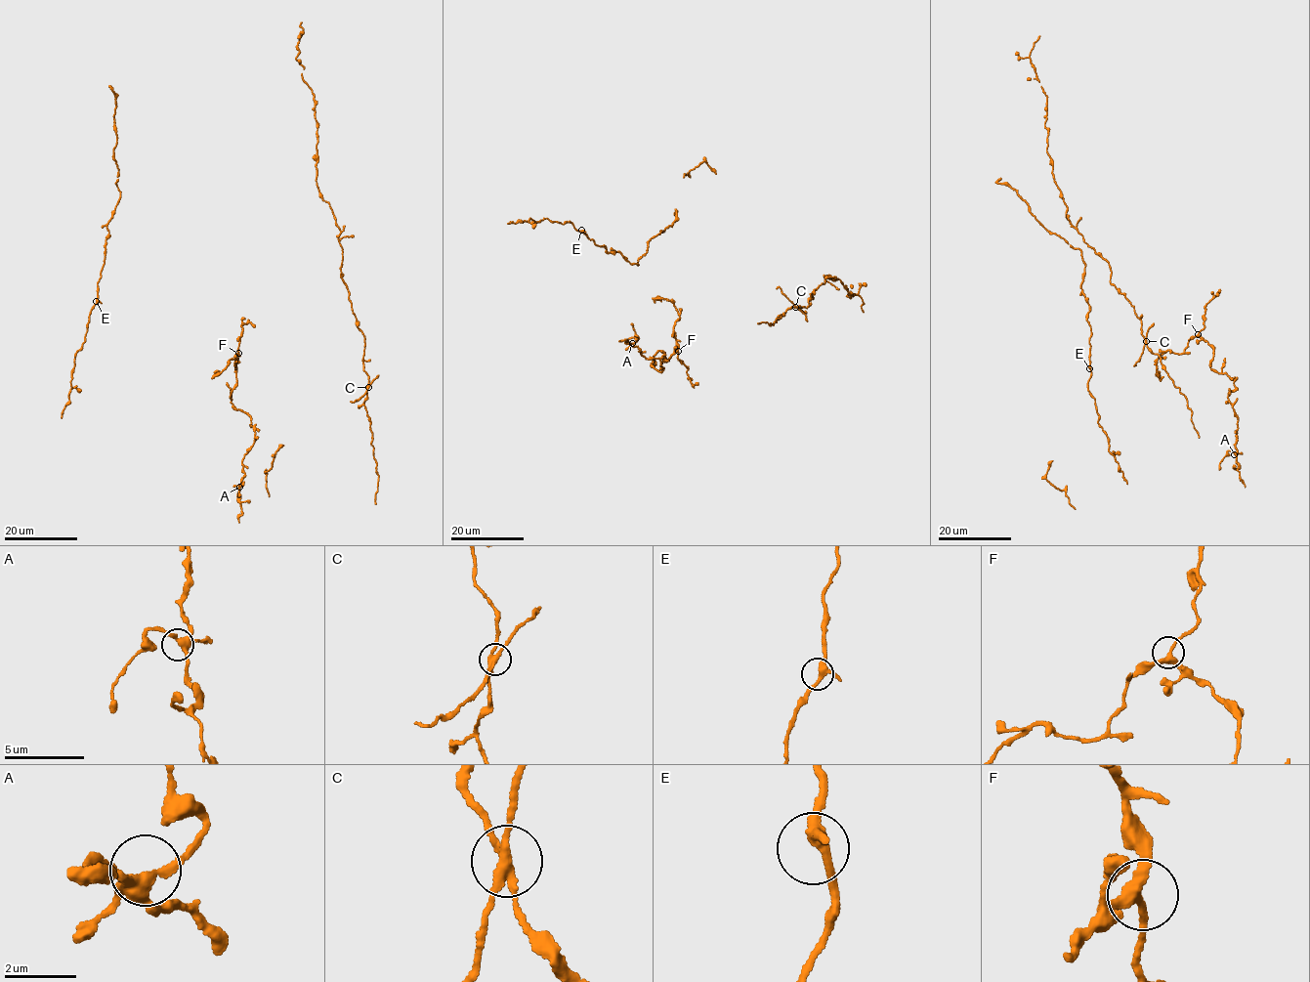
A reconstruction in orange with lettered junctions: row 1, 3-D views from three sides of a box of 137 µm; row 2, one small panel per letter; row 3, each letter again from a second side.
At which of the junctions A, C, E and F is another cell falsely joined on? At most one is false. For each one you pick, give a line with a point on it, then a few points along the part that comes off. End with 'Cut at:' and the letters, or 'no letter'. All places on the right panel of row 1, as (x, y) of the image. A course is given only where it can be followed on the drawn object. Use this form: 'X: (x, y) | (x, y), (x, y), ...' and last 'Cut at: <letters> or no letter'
C: (1146, 341) | (1146, 341), (1136, 364)
Cut at: C

